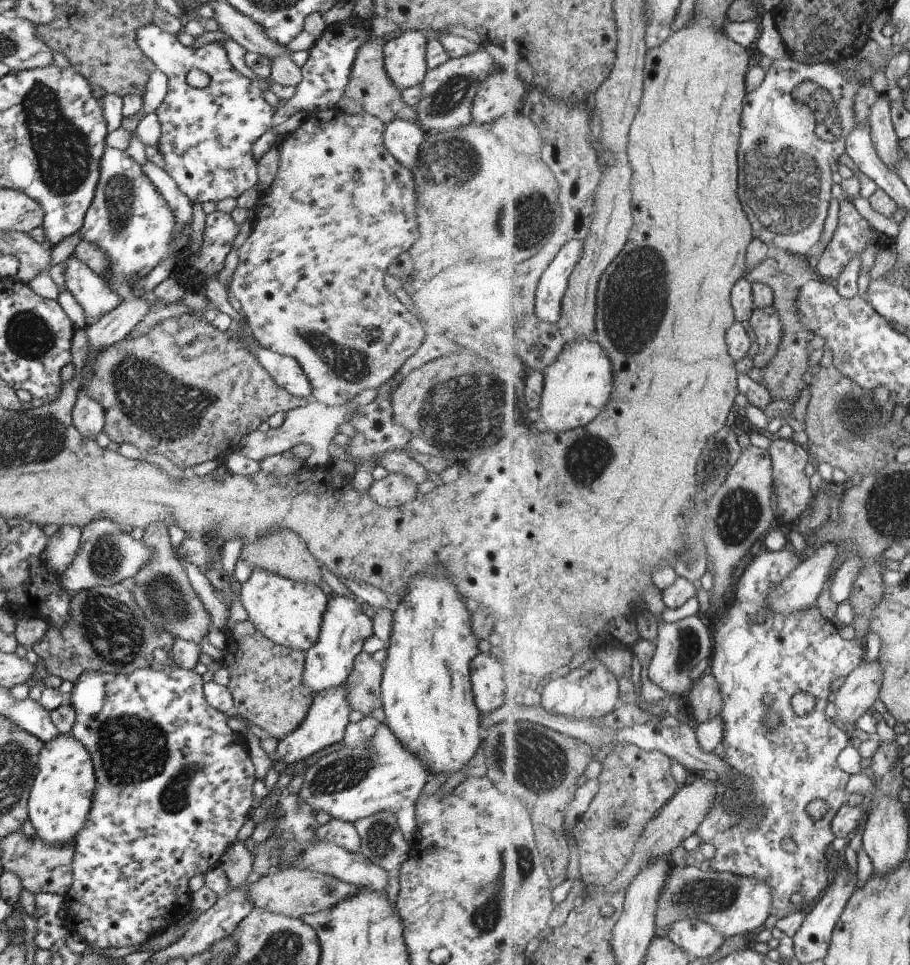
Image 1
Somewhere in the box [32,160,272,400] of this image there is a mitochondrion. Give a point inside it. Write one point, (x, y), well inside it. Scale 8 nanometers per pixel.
(121, 204)

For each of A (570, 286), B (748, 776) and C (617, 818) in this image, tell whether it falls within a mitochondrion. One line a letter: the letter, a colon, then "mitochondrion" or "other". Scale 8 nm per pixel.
A: other
B: mitochondrion
C: mitochondrion

